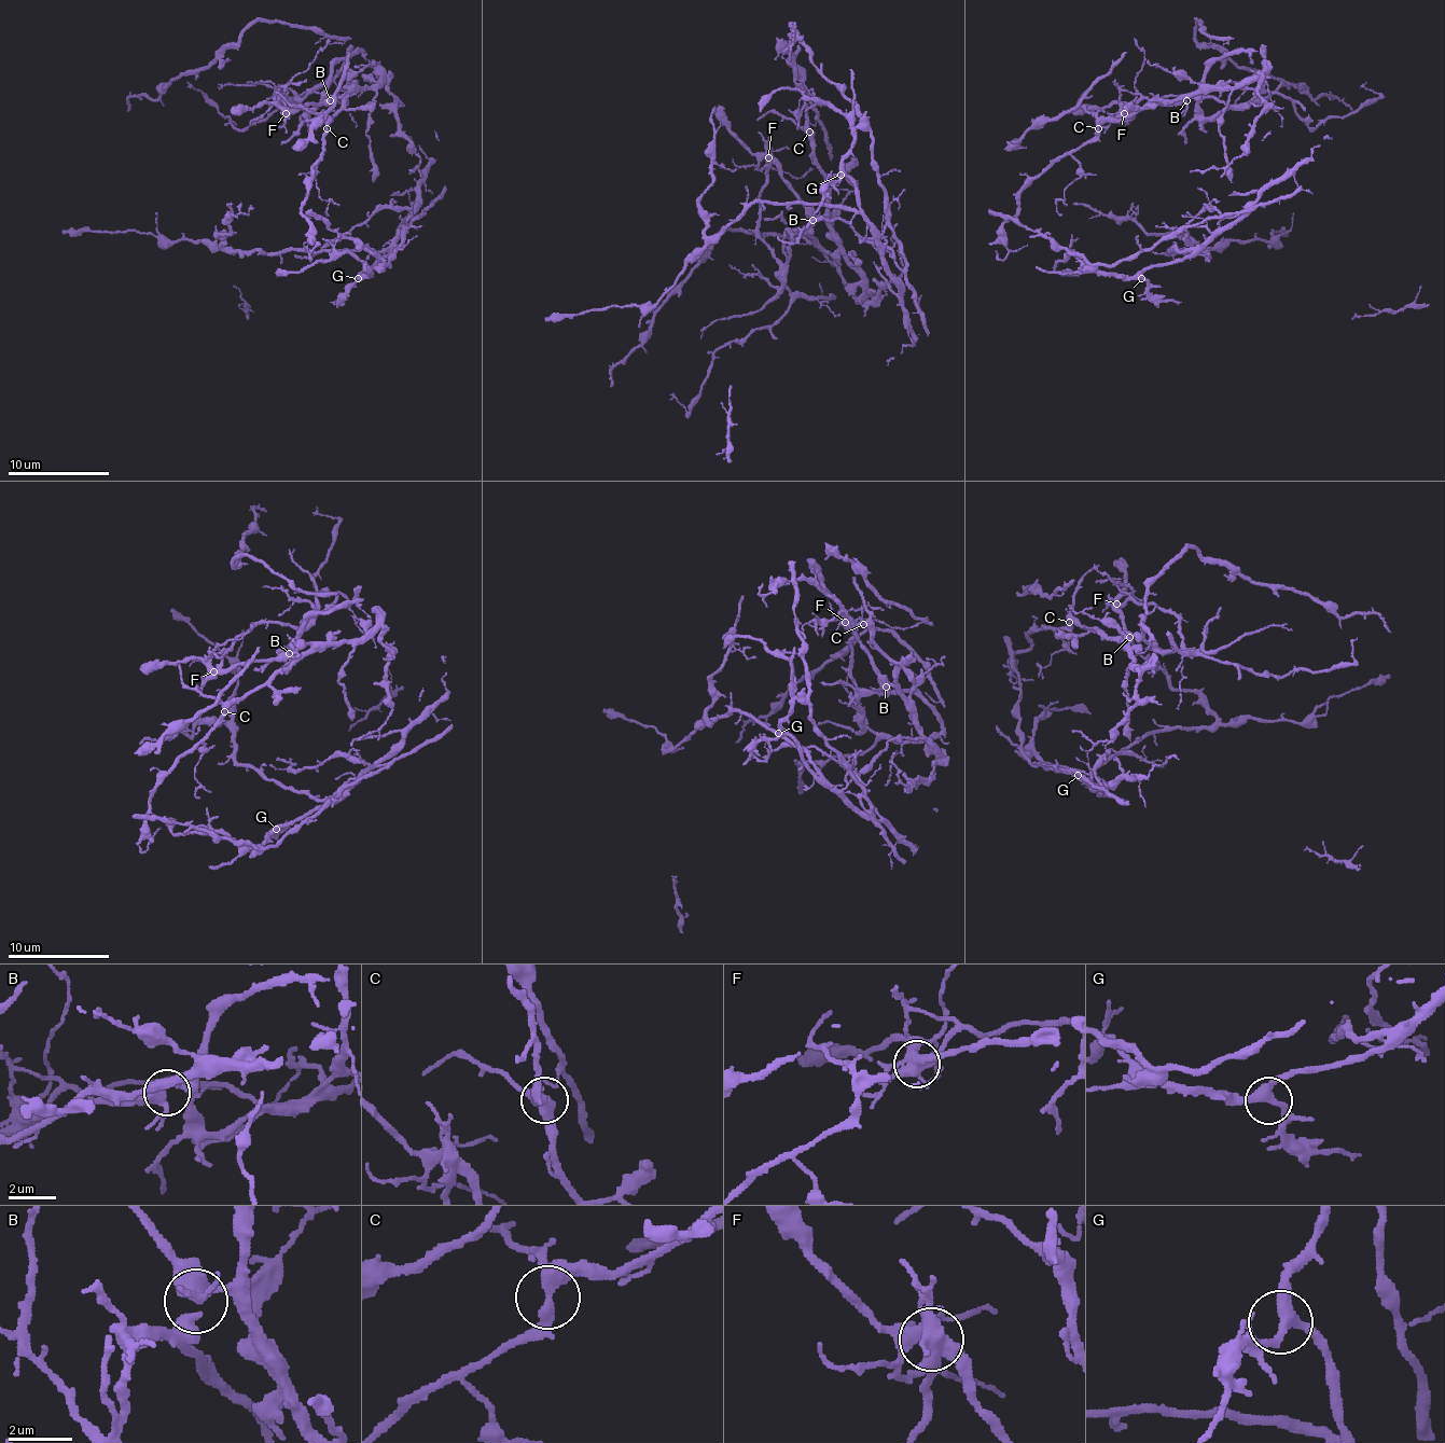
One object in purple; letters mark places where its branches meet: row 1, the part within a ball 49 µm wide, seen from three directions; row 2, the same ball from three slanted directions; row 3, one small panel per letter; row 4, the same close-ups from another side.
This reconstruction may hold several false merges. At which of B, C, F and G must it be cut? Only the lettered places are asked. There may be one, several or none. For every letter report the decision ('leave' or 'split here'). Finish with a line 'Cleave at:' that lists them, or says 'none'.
B: leave
C: leave
F: split here
G: leave
Cleave at: F

